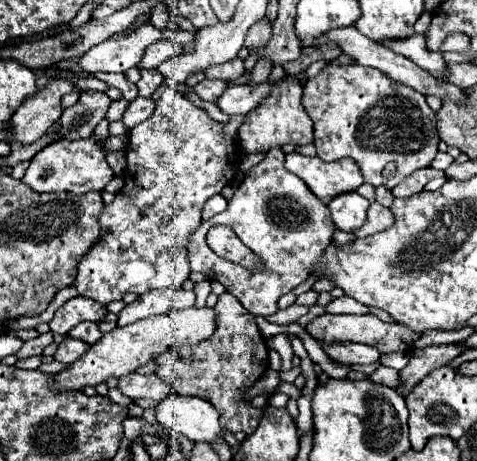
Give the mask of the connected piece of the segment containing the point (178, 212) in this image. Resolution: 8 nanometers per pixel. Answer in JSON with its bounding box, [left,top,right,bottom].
[74,86,244,304]

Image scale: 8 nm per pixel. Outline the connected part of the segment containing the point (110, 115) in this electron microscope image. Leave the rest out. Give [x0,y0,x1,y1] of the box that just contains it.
[106,98,128,122]

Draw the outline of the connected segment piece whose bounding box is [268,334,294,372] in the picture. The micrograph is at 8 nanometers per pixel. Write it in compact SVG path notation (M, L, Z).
M278 334L278 336L272 336L268 340L268 346L274 348L280 356L282 356L282 372L288 372L292 370L292 358L294 358L294 352L292 352L292 346L290 346L290 340L286 334Z

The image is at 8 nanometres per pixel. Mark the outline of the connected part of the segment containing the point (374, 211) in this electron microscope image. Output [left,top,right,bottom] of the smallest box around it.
[354,202,392,238]

